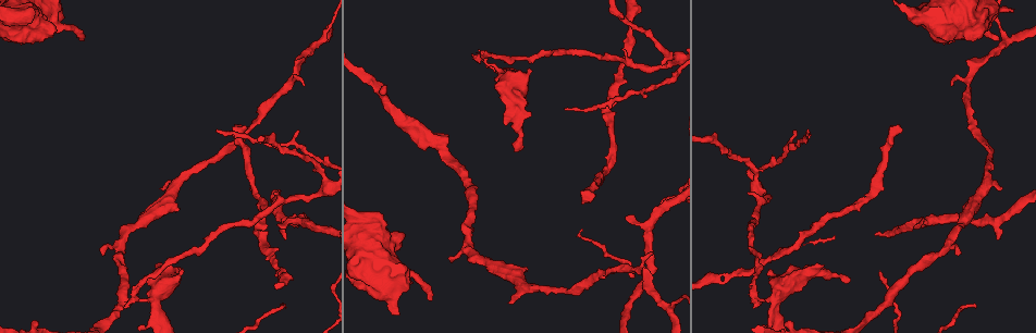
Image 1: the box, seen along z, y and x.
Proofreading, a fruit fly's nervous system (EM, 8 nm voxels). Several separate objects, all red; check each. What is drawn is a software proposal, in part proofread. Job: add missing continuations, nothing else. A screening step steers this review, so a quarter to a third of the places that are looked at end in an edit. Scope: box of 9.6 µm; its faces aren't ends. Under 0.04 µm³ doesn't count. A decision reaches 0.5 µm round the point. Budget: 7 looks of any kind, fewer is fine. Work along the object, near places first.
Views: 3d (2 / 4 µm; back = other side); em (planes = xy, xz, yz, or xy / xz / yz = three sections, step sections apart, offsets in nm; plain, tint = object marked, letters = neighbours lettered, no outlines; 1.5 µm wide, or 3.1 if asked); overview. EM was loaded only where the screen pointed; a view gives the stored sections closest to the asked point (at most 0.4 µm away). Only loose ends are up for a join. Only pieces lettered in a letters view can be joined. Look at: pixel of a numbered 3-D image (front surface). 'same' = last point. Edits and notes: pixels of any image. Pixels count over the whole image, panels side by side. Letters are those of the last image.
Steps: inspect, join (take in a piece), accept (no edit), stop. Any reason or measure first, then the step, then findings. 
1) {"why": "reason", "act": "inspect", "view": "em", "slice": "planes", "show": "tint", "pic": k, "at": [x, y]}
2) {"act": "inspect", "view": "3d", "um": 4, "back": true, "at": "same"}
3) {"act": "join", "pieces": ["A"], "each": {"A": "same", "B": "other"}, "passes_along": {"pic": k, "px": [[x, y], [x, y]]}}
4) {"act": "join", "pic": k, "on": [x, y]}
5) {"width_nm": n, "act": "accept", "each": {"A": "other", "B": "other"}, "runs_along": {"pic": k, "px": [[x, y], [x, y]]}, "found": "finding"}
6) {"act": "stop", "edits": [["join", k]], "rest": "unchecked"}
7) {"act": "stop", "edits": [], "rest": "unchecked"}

{"why": "branch stops here", "act": "inspect", "view": "3d", "um": 4, "pic": 1, "at": [1000, 237]}

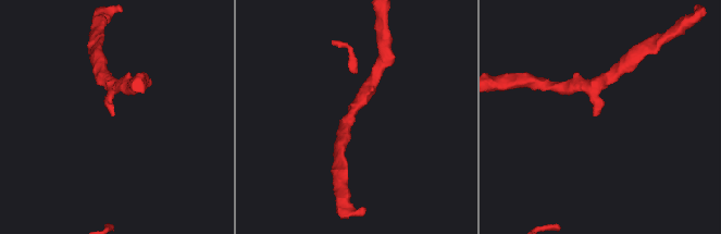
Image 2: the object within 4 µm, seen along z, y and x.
{"arm_widths_nm": [170, 220], "why": "need the tissue", "act": "inspect", "view": "em", "slice": "yz", "step": 8, "show": "tint", "pic": 2, "at": [113, 115]}

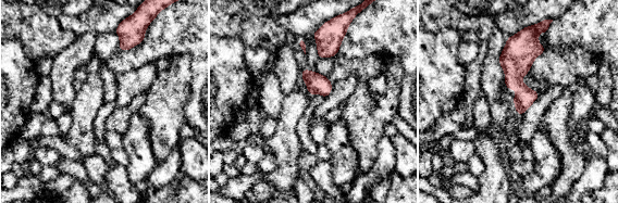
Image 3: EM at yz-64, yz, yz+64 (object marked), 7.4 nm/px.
{"act": "inspect", "view": "em", "slice": "planes", "show": "letters", "at": "same"}

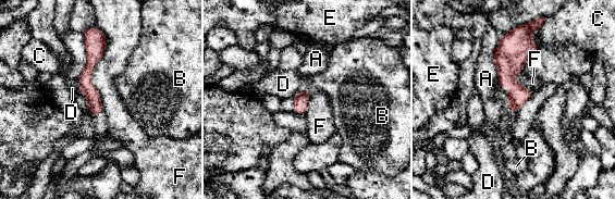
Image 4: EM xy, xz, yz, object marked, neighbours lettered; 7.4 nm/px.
{"act": "accept", "each": {"A": "other", "B": "other", "C": "other", "D": "other", "E": "other", "F": "other"}, "found": "no lettered piece goes on from it"}

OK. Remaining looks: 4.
{"why": "an open end", "act": "inspect", "view": "em", "slice": "xz", "step": 4, "show": "letters", "pic": 1, "at": [770, 269]}

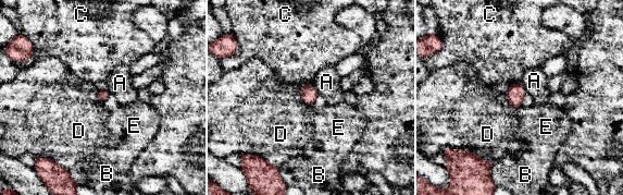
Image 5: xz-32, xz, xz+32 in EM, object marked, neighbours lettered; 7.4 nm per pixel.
{"act": "accept", "each": {"A": "other", "B": "other", "C": "other", "D": "other", "E": "other"}, "found": "none of them fits"}

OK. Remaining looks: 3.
{"why": "free end", "act": "inspect", "view": "em", "slice": "planes", "show": "letters", "pic": 1, "at": [430, 300]}

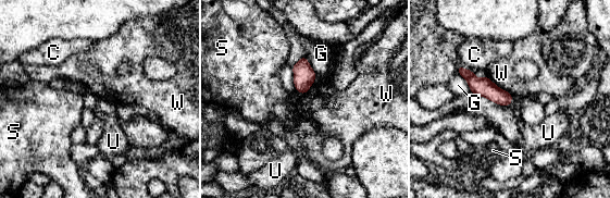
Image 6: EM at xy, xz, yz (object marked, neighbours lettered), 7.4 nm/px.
{"width_nm": 120, "longest_contact_nm": ["W", 240], "act": "accept", "each": {"C": "other", "G": "other", "S": "other", "U": "other", "W": "other"}, "found": "no lettered piece goes on from it"}

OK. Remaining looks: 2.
{"act": "stop", "edits": [], "rest": "unchecked"}

